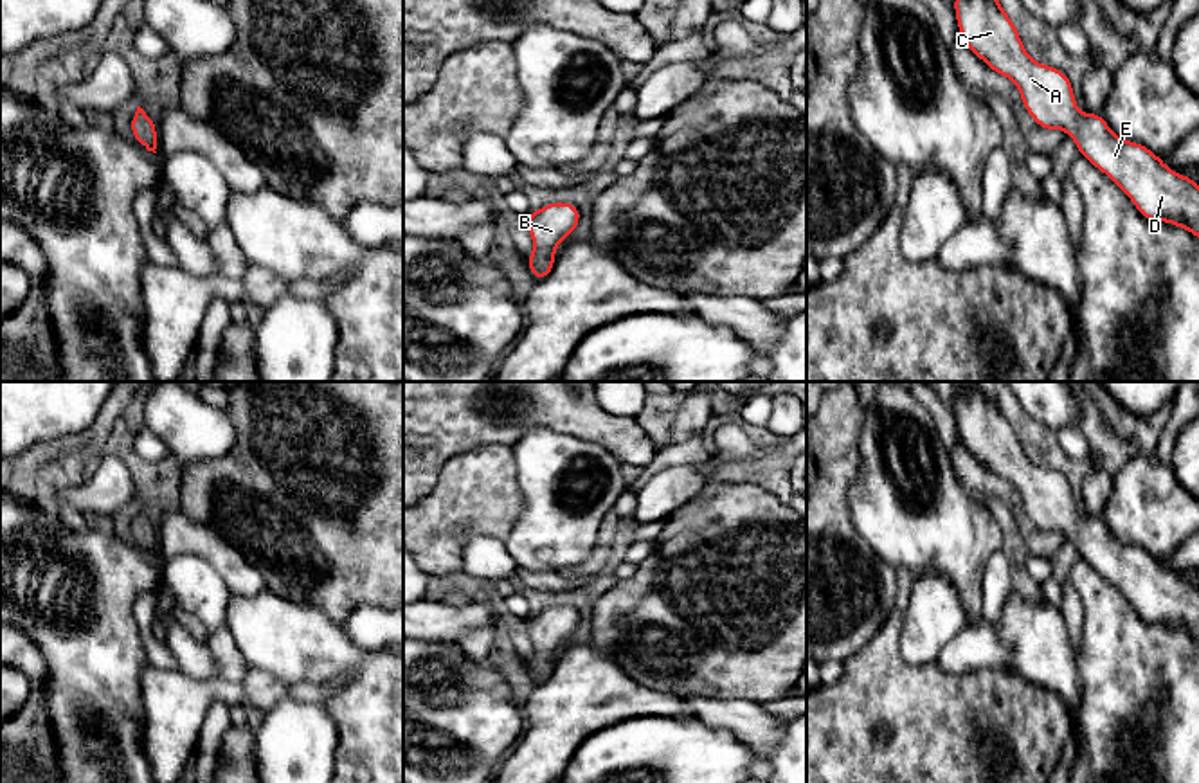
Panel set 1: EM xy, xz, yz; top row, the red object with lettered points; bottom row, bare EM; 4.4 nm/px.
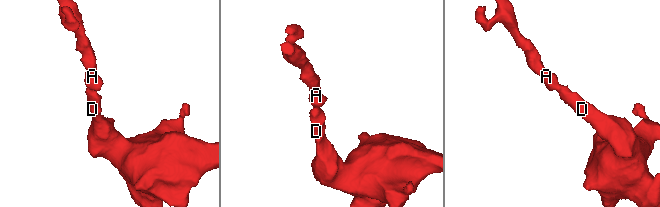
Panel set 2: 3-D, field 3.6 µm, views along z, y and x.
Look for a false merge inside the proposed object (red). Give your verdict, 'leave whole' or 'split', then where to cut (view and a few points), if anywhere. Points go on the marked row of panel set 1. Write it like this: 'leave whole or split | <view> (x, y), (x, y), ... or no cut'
leave whole | no cut

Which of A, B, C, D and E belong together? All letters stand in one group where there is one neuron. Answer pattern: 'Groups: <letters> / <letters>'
Groups: A B C D E

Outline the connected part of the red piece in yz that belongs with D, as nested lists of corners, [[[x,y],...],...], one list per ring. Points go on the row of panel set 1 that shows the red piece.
[[[954,0],[963,43],[1021,90],[1023,106],[1044,130],[1066,130],[1080,155],[1105,173],[1150,221],[1174,223],[1199,238],[1199,185],[1168,169],[1140,142],[1118,139],[1100,113],[1078,113],[1073,85],[1055,67],[1033,61],[999,0]]]

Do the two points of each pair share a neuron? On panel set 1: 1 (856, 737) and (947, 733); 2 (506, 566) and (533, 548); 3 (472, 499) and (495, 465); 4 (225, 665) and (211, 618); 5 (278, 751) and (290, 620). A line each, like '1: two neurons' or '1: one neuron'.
1: one neuron
2: two neurons
3: one neuron
4: two neurons
5: two neurons

